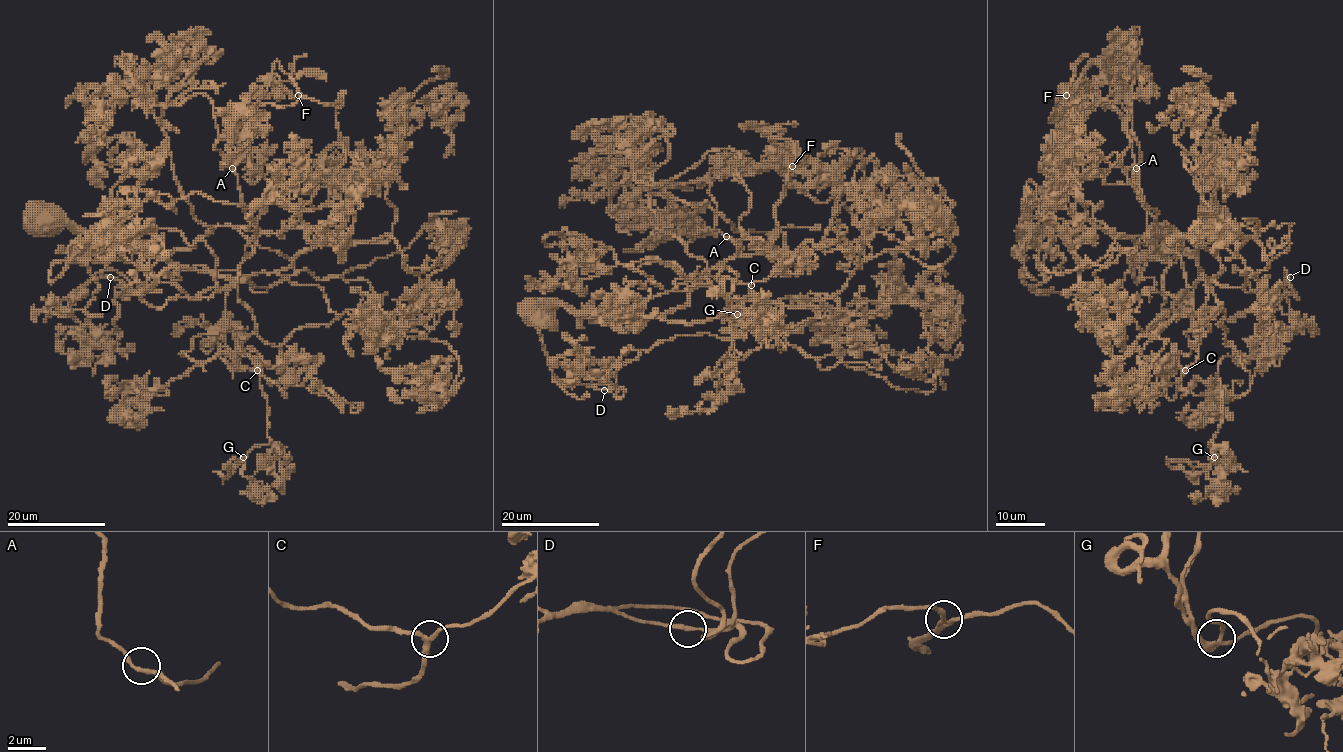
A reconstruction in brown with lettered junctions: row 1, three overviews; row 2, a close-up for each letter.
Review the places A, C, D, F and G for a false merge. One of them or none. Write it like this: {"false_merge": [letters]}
{"false_merge": []}

